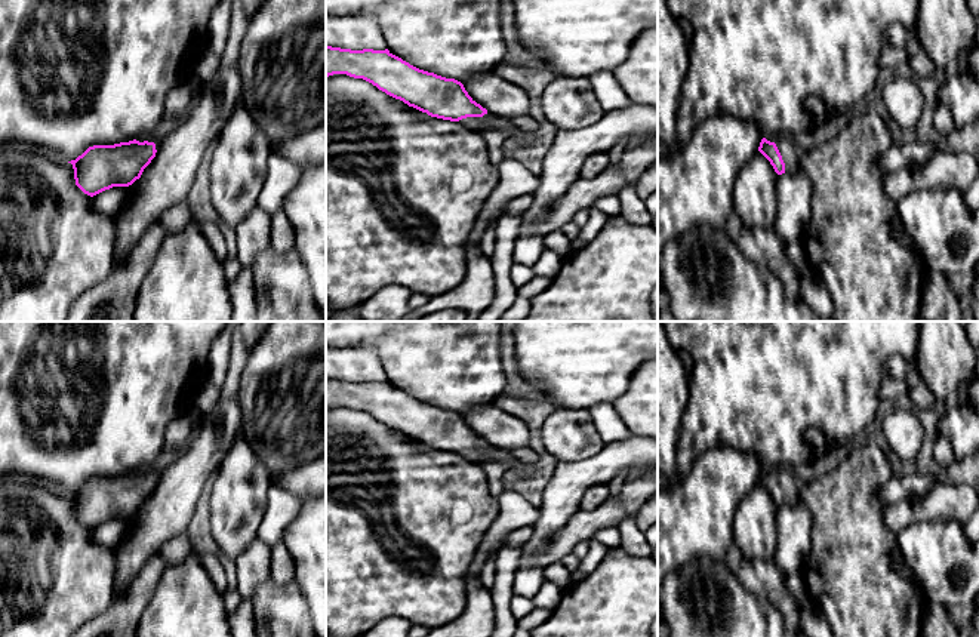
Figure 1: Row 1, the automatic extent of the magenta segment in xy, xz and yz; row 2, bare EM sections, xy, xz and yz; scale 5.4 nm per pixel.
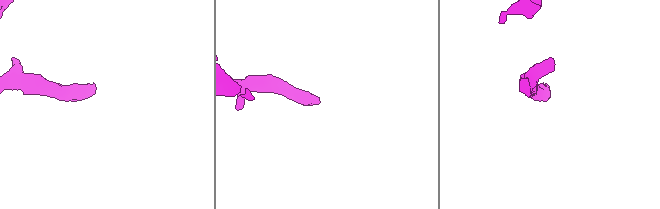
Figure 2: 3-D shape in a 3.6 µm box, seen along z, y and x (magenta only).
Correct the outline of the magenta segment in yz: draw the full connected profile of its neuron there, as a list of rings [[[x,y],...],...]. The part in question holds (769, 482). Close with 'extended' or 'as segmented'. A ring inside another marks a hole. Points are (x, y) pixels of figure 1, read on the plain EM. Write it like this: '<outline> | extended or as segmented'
[[[770,467],[761,471],[758,483],[770,493],[778,507],[800,501],[804,481],[789,467]]] | extended

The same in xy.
[[[157,465],[114,477],[93,477],[68,495],[73,496],[76,517],[93,529],[113,518],[129,518],[160,481]]] | extended

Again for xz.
[[[326,378],[326,409],[333,406],[363,410],[409,438],[431,449],[458,453],[471,462],[508,461],[509,470],[520,473],[523,478],[535,468],[532,464],[512,461],[508,450],[490,446],[468,427],[461,413],[419,401],[388,381],[351,382]]] | extended

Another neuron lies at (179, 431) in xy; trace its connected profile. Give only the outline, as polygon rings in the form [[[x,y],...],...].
[[[190,413],[173,419],[166,428],[164,450],[173,456],[187,446],[194,433]]]

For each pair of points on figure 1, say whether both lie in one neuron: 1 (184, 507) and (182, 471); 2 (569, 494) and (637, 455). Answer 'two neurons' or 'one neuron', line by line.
1: one neuron
2: one neuron

